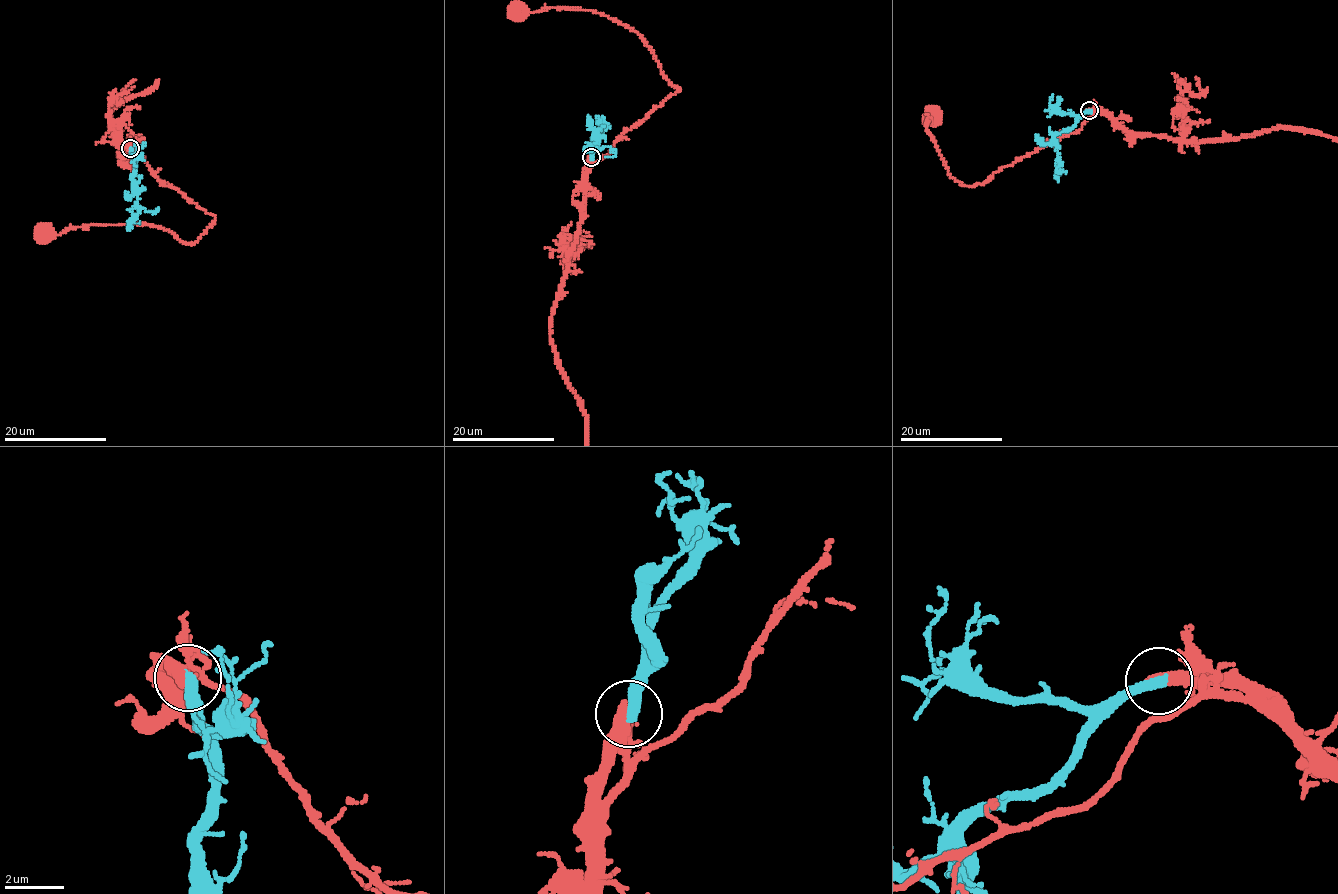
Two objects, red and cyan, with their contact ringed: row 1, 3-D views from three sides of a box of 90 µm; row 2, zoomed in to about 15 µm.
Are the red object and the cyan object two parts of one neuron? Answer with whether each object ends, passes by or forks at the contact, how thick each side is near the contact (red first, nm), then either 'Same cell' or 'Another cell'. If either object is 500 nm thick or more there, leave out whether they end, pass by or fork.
At the ring red ends. At the ring cyan ends. Thickness 480 nm (red) against 400 nm. Same cell

